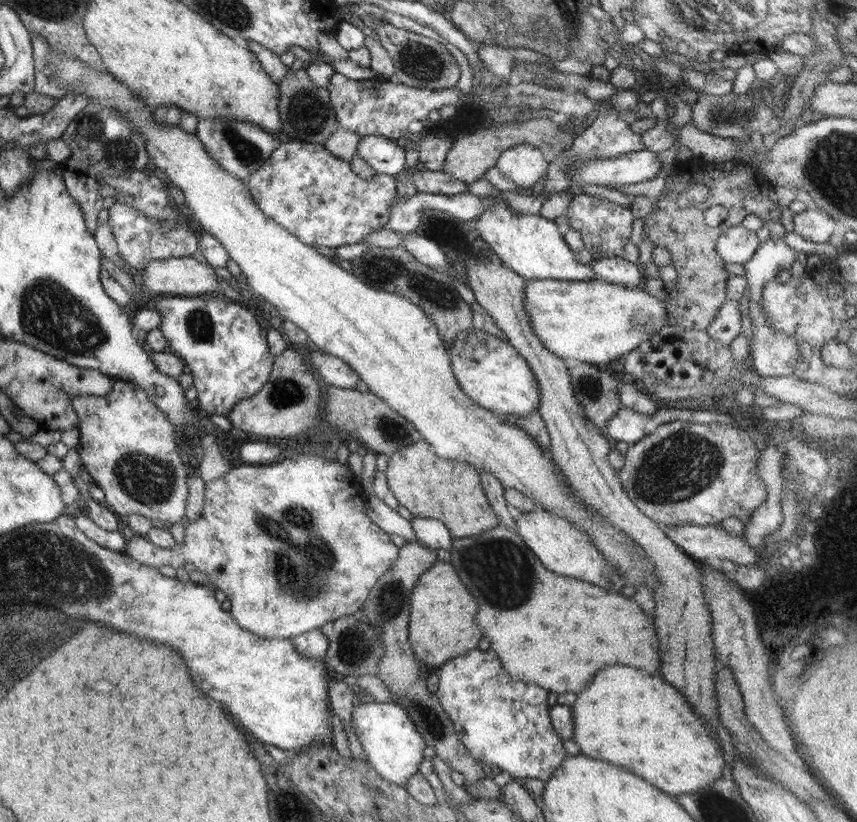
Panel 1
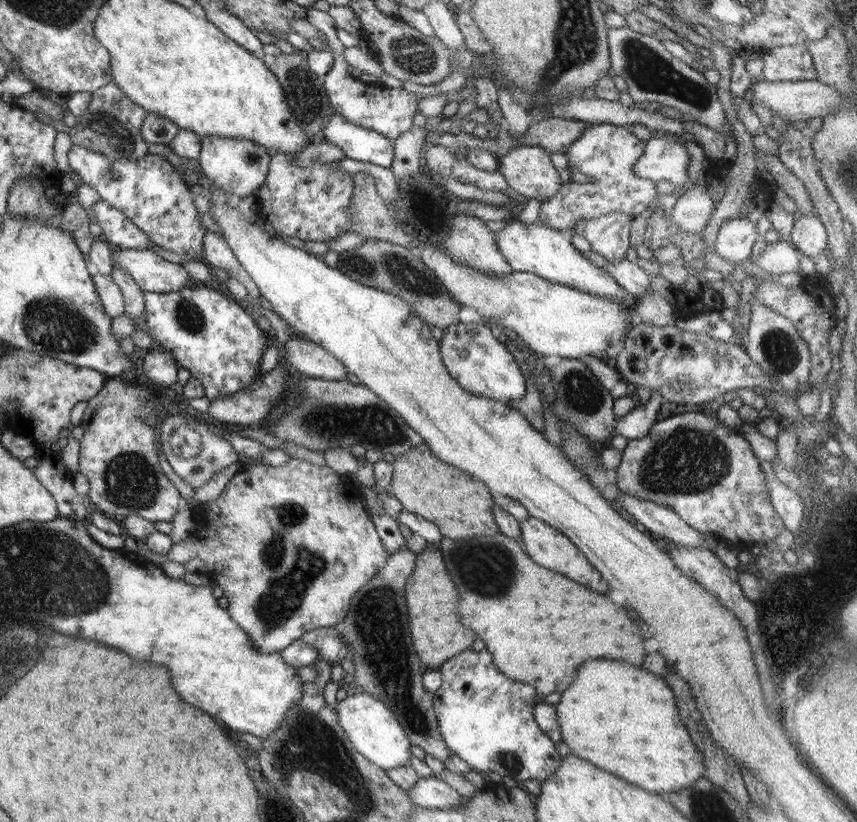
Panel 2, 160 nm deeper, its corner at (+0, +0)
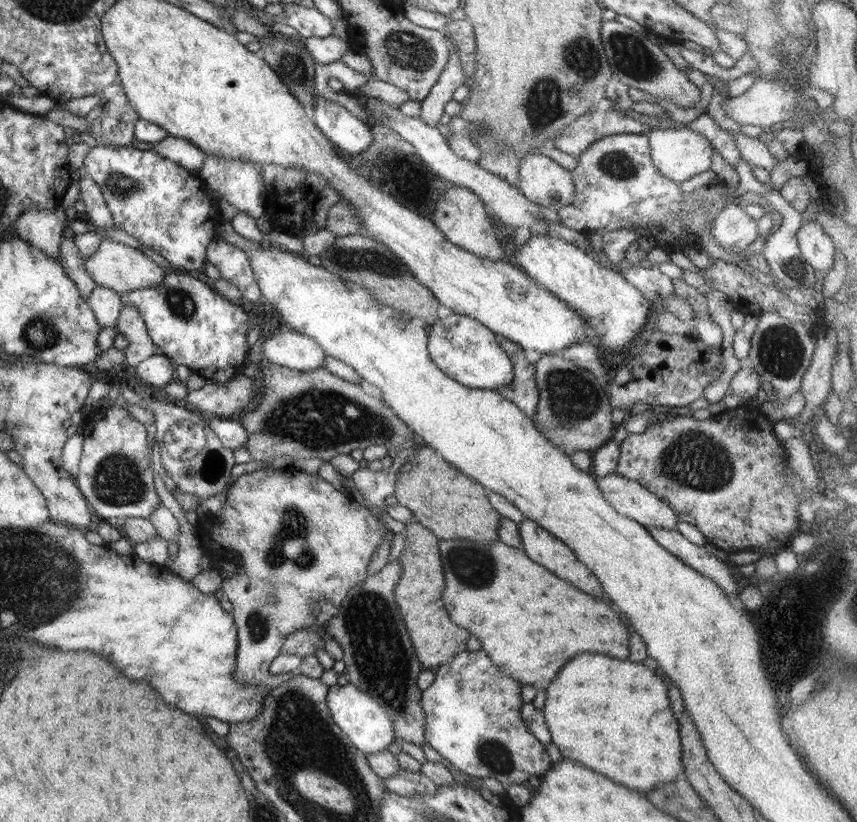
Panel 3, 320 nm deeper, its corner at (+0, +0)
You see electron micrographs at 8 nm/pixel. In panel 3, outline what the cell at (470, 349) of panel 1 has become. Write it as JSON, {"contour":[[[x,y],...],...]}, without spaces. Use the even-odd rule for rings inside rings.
{"contour":[[[444,312],[426,329],[427,349],[432,362],[463,386],[497,391],[513,381],[512,361],[496,341],[496,334],[481,322],[468,316]]]}

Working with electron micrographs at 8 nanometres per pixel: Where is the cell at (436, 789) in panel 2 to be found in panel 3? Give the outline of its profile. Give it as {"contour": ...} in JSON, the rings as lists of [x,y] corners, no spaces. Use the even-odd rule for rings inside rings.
{"contour":[[[399,770],[397,775],[383,779],[385,787],[390,792],[401,795],[414,796],[415,794],[434,795],[438,785],[424,776],[420,771],[412,772],[407,770]]]}

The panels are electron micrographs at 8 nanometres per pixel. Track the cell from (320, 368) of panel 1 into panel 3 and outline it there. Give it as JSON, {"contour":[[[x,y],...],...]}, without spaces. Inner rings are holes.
{"contour":[[[292,330],[280,331],[267,339],[262,354],[271,363],[299,371],[323,367],[326,355],[313,338]]]}

